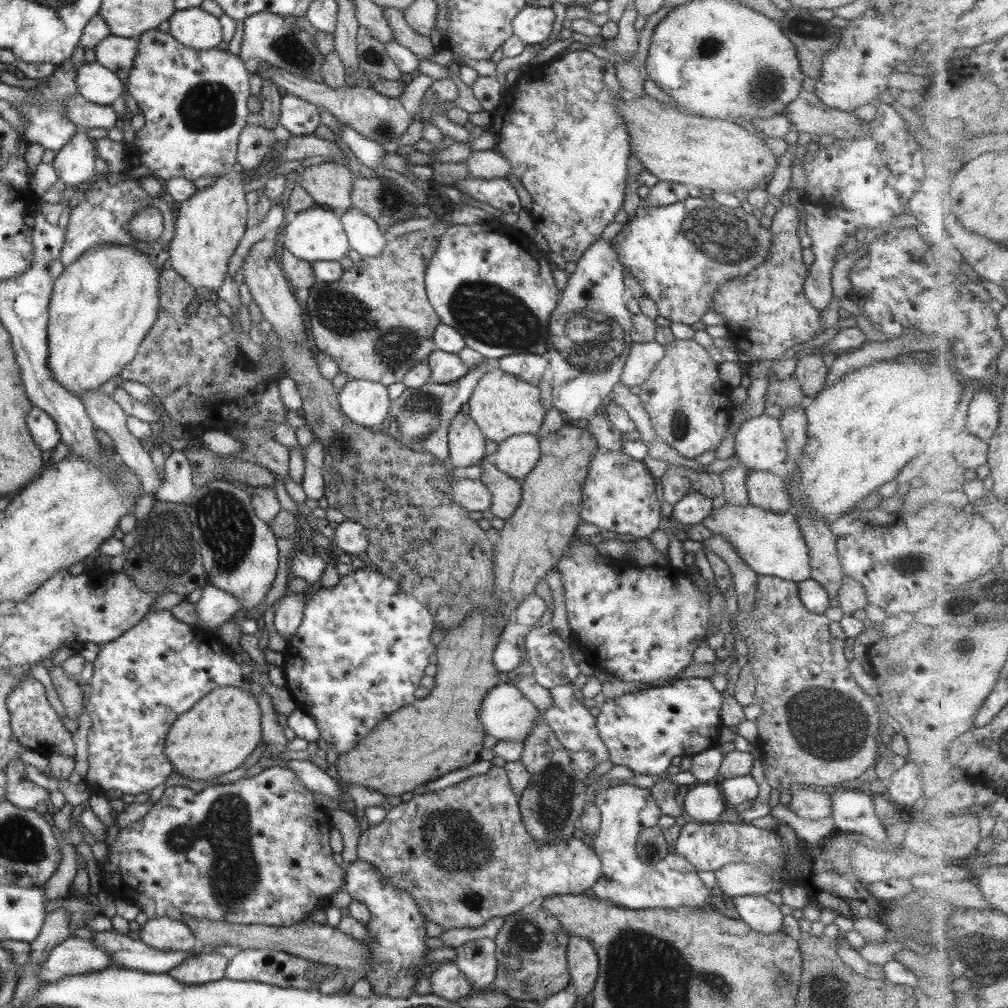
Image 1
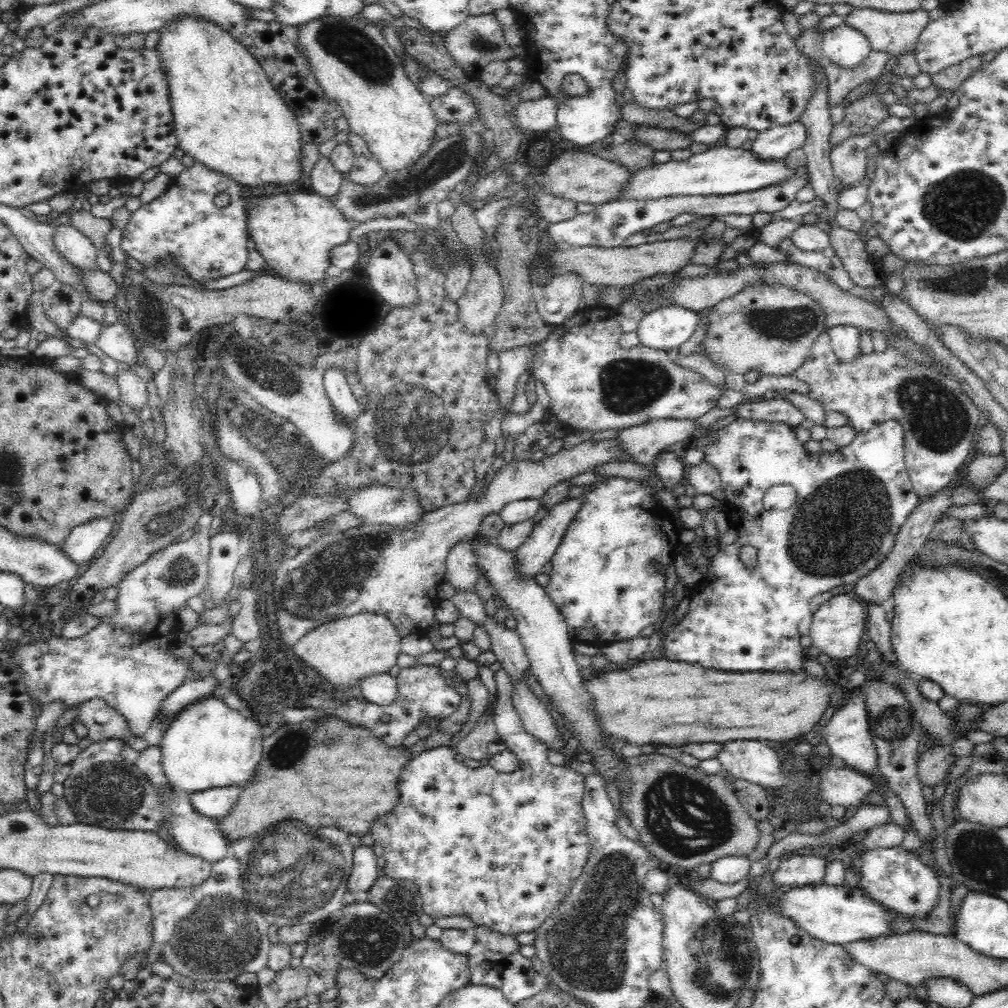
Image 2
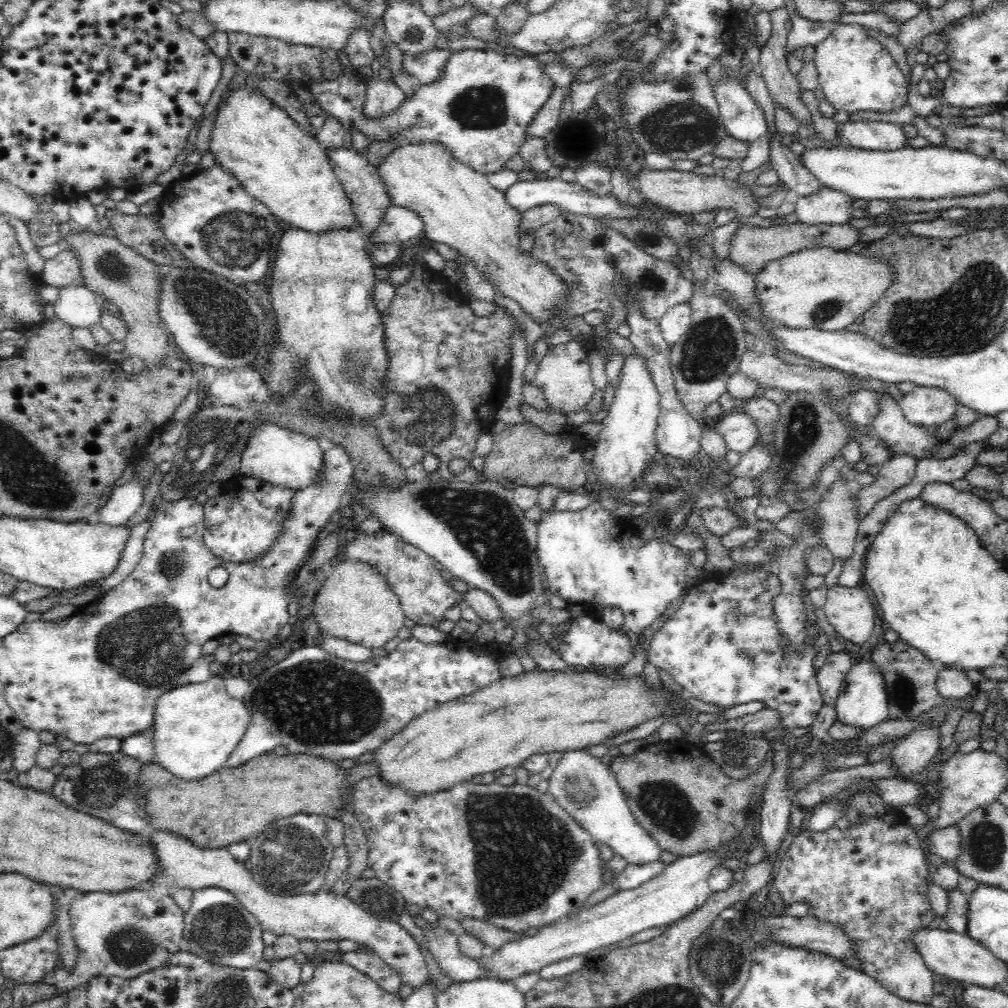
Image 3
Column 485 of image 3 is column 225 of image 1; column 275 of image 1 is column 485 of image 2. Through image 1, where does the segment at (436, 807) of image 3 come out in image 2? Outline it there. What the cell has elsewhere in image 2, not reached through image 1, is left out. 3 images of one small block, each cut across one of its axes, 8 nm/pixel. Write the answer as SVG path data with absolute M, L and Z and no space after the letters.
M504 668L496 671L495 678L498 687L496 696L498 696L499 701L494 712L493 723L497 730L498 740L503 742L516 758L519 758L518 768L511 773L501 773L490 765L480 765L476 768L467 767L460 761L456 761L454 757L456 752L447 746L439 746L413 755L412 760L404 766L404 770L400 774L398 784L398 787L400 787L400 802L398 802L398 806L392 812L380 816L376 820L377 822L372 824L371 832L375 844L383 848L383 855L386 858L386 864L381 873L388 875L388 877L404 879L416 884L423 901L422 909L424 913L429 914L432 918L465 914L476 925L487 926L500 934L515 936L519 932L532 932L532 930L536 930L537 926L544 925L545 920L558 908L561 900L568 894L569 886L580 876L588 860L590 845L586 817L583 811L585 776L567 764L553 765L548 761L546 743L527 734L520 715L511 703L513 682L510 680L508 672Z

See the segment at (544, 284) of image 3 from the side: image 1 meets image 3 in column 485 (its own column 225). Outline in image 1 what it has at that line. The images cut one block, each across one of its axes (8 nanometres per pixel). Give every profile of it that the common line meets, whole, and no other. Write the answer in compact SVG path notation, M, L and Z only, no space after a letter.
M231 172L227 175L219 175L211 185L195 191L188 200L180 204L174 222L174 235L168 247L169 266L193 290L201 287L216 292L225 279L229 256L233 254L243 232L245 232L251 211L251 208L248 208L245 203L244 182L246 181L243 179L242 173Z

